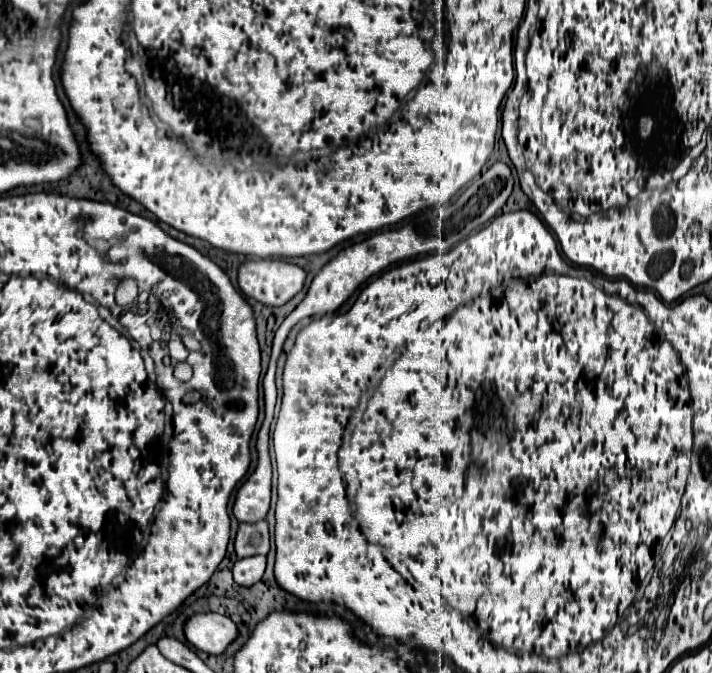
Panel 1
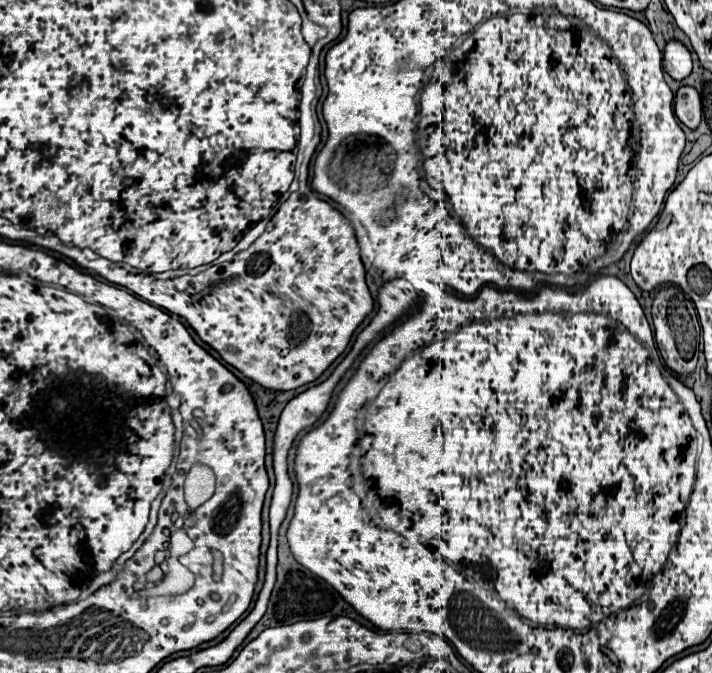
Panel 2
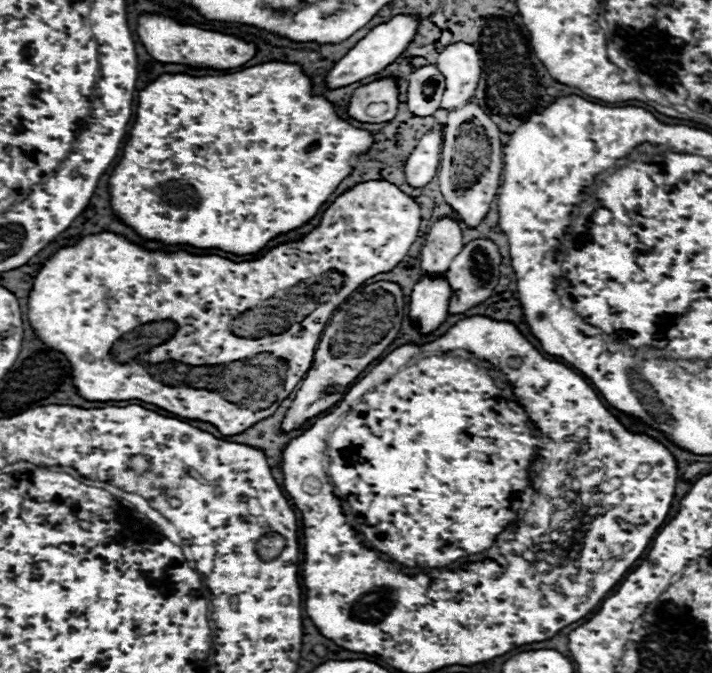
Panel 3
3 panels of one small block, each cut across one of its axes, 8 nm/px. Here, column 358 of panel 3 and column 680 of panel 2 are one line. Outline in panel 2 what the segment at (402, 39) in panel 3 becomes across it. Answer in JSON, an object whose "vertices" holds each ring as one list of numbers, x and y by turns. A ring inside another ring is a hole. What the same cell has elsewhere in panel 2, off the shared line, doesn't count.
{"vertices":[[668,40,664,46,664,58,662,58,664,70,674,80,684,80,692,72,692,58,688,48,678,40]]}

